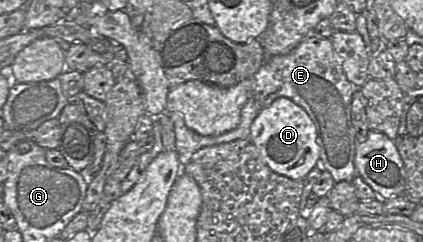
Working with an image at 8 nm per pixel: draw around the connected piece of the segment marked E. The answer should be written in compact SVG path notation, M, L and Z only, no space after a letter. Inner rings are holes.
M307 36L288 54L267 58L253 75L253 97L261 109L278 97L287 97L305 109L316 126L317 143L320 148L319 164L332 175L335 182L352 182L357 175L354 165L355 131L351 119L351 102L357 89L359 88L347 79L341 58L335 52L330 38L324 37Z

